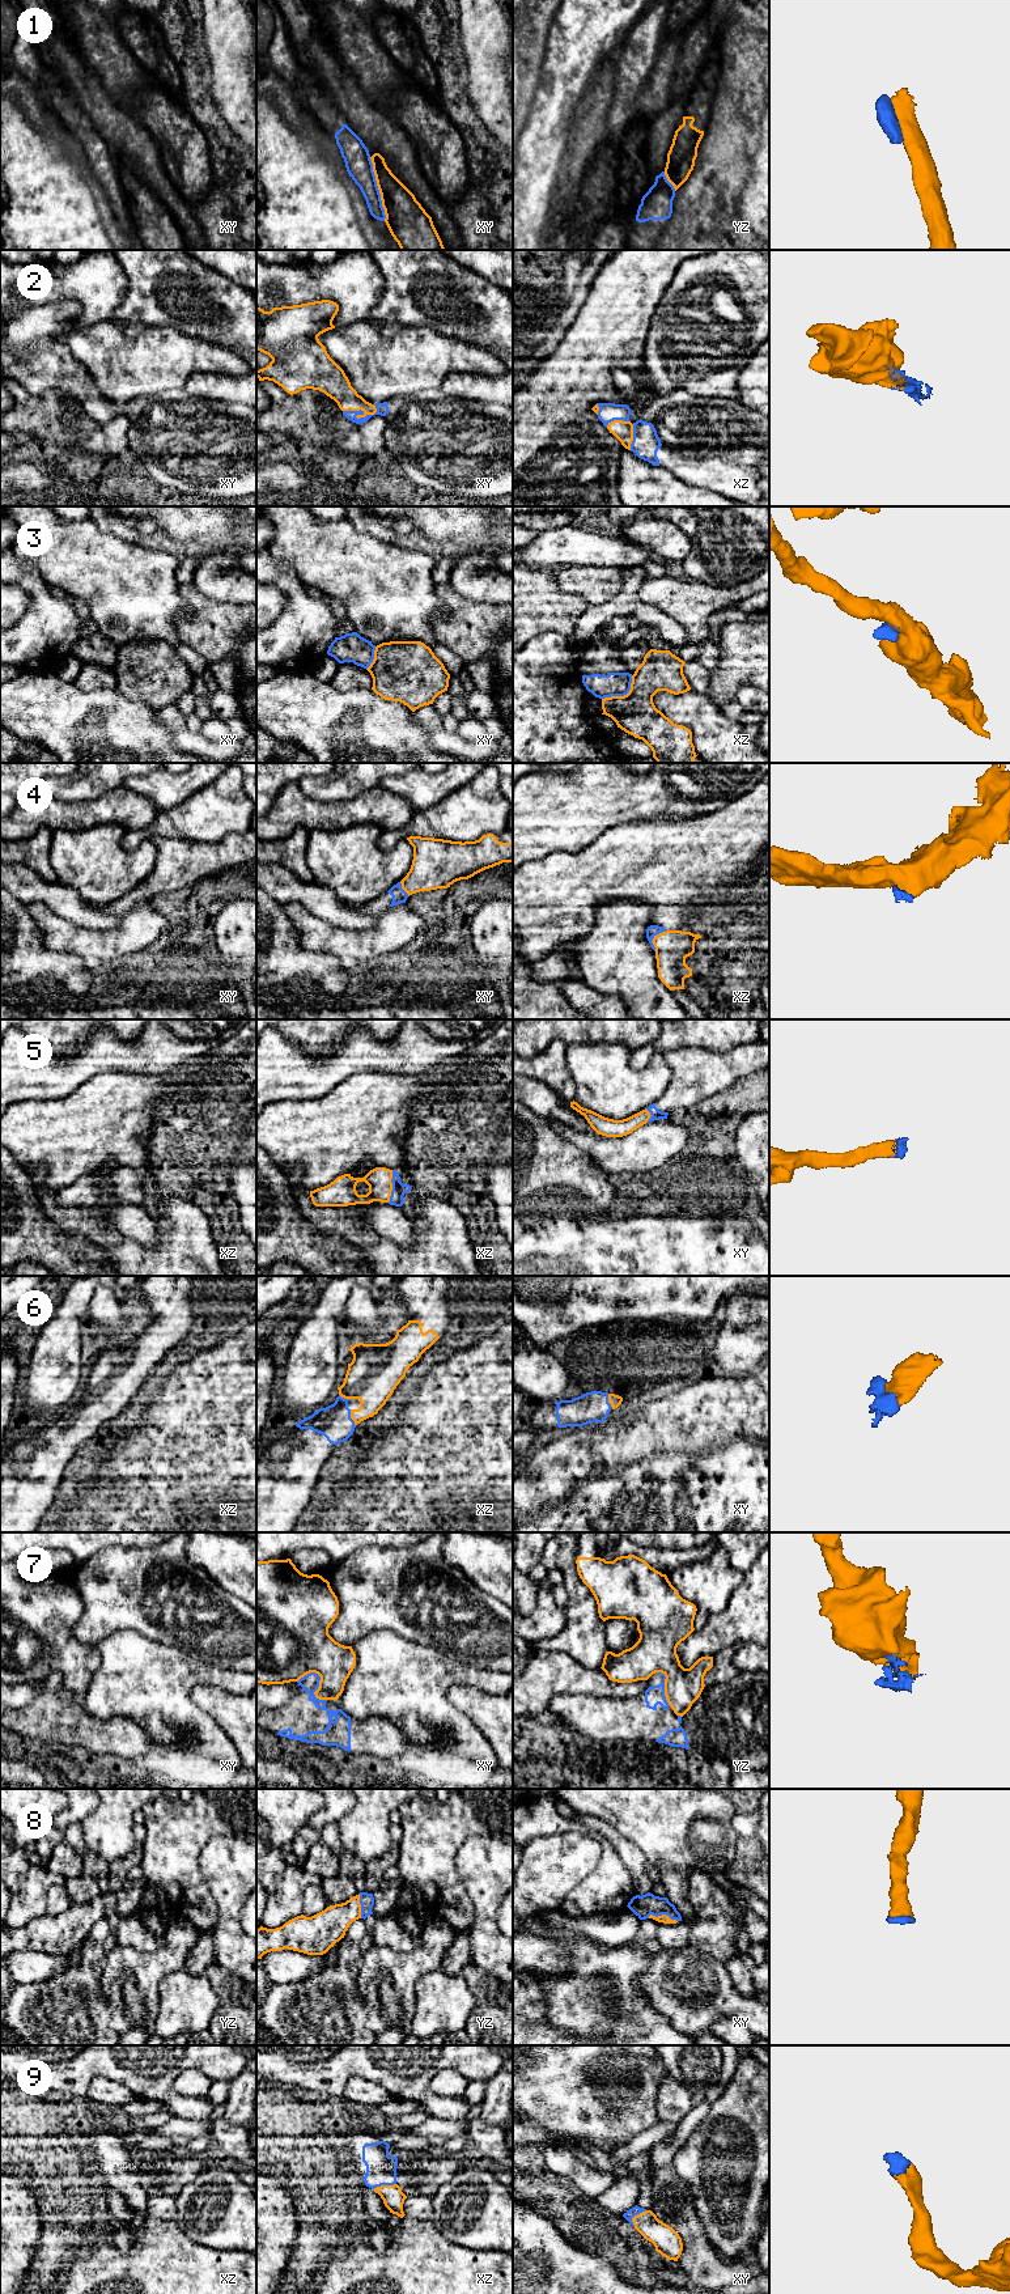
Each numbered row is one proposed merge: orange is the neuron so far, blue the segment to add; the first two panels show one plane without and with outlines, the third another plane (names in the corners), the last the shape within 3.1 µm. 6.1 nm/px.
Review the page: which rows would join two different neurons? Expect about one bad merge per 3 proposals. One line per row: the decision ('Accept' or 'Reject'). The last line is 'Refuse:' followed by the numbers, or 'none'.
1: Reject
2: Accept
3: Reject
4: Accept
5: Accept
6: Accept
7: Reject
8: Accept
9: Accept
Refuse: 1, 3, 7

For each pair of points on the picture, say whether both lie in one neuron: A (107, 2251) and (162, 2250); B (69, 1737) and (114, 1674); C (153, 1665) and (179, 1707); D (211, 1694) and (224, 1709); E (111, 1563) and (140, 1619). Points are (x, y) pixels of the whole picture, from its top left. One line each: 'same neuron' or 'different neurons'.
A: same neuron
B: different neurons
C: same neuron
D: same neuron
E: same neuron

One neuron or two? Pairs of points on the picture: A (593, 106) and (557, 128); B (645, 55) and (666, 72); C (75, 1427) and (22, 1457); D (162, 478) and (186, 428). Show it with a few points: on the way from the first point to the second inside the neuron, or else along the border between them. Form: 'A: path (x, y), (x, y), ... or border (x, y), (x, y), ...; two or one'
A: border (585, 90), (576, 109), (565, 149); two
B: border (663, 38), (660, 43), (656, 63), (641, 90); two
C: path (62, 1434), (39, 1457), (35, 1457); one
D: path (169, 466), (185, 440); one

